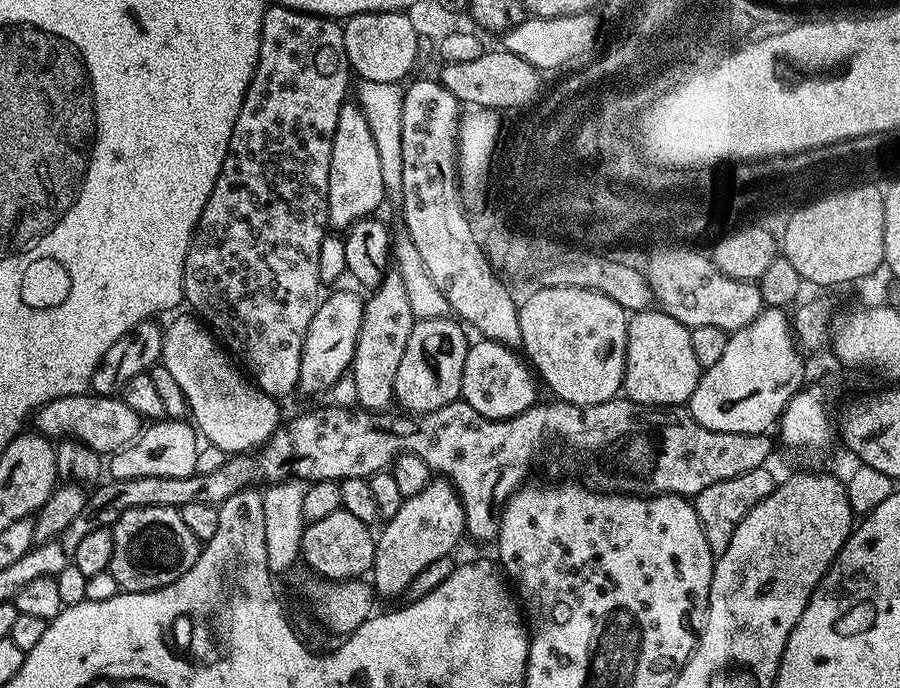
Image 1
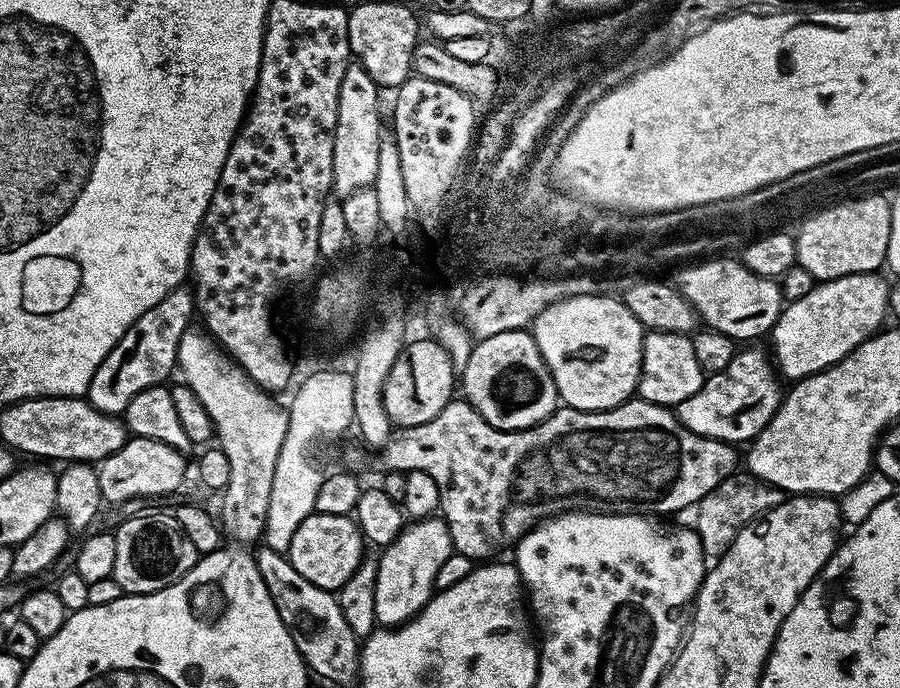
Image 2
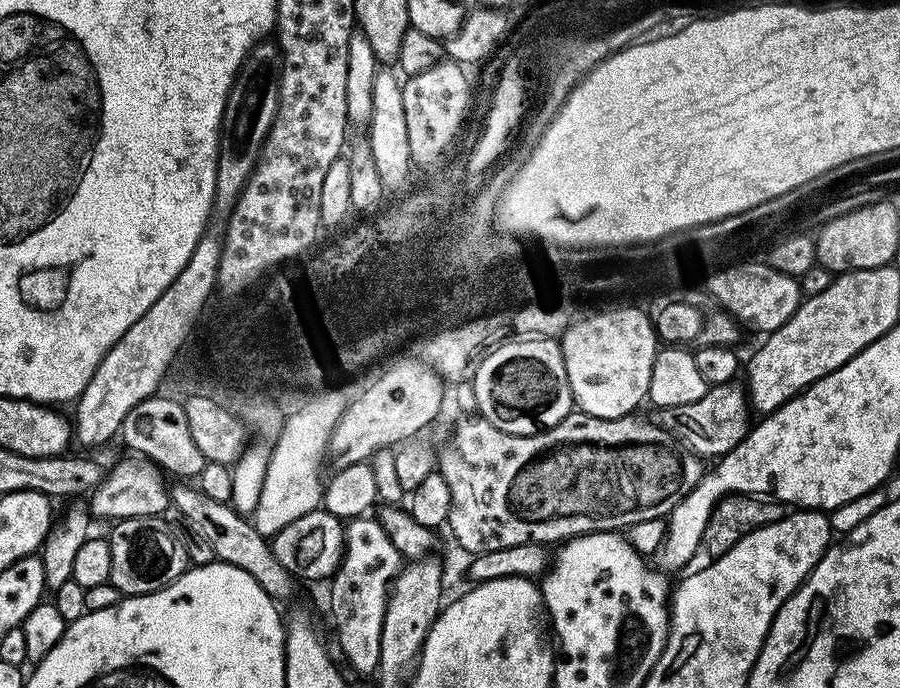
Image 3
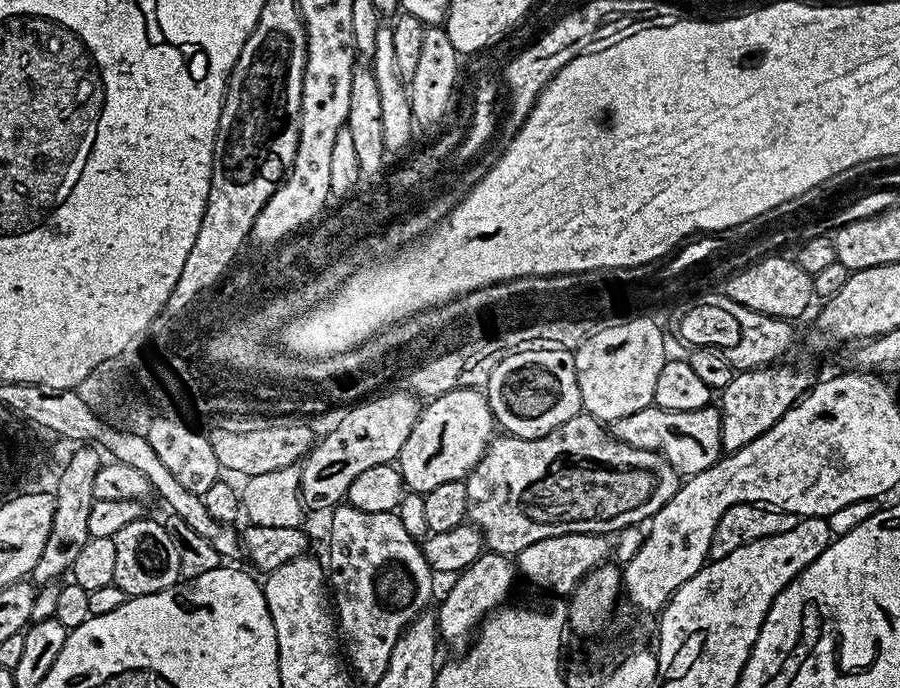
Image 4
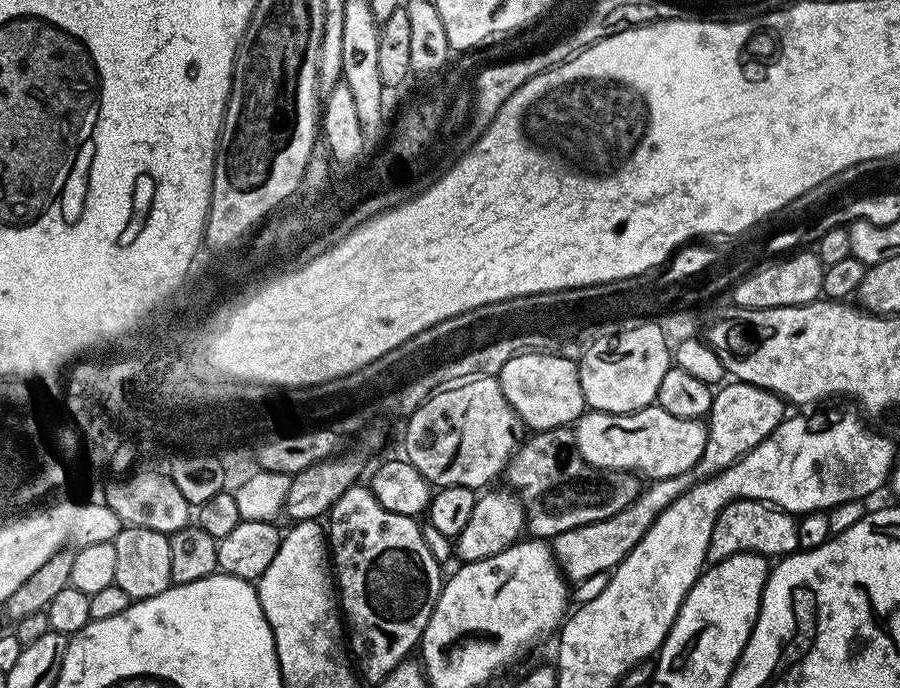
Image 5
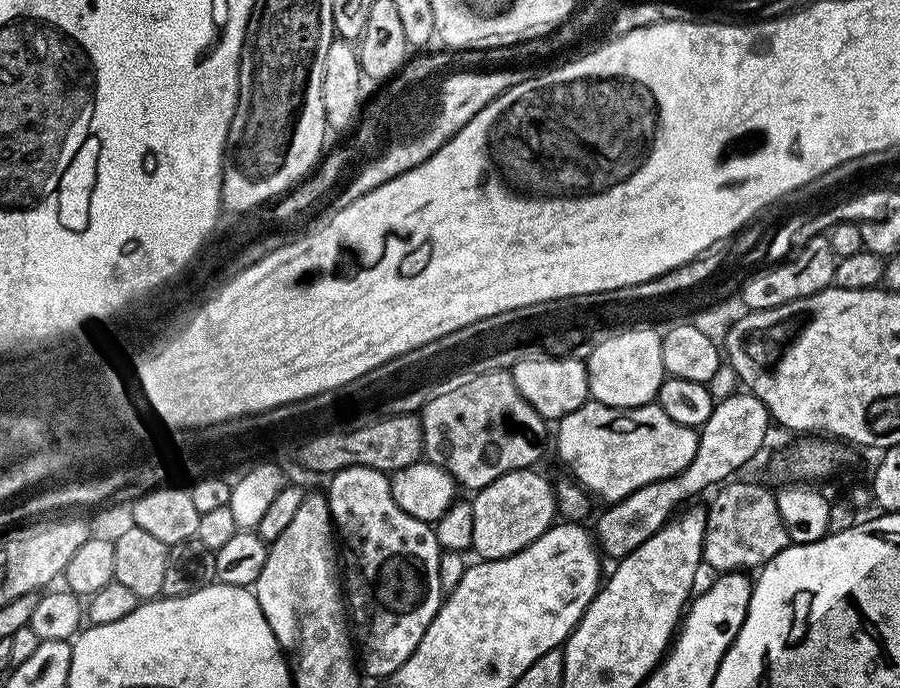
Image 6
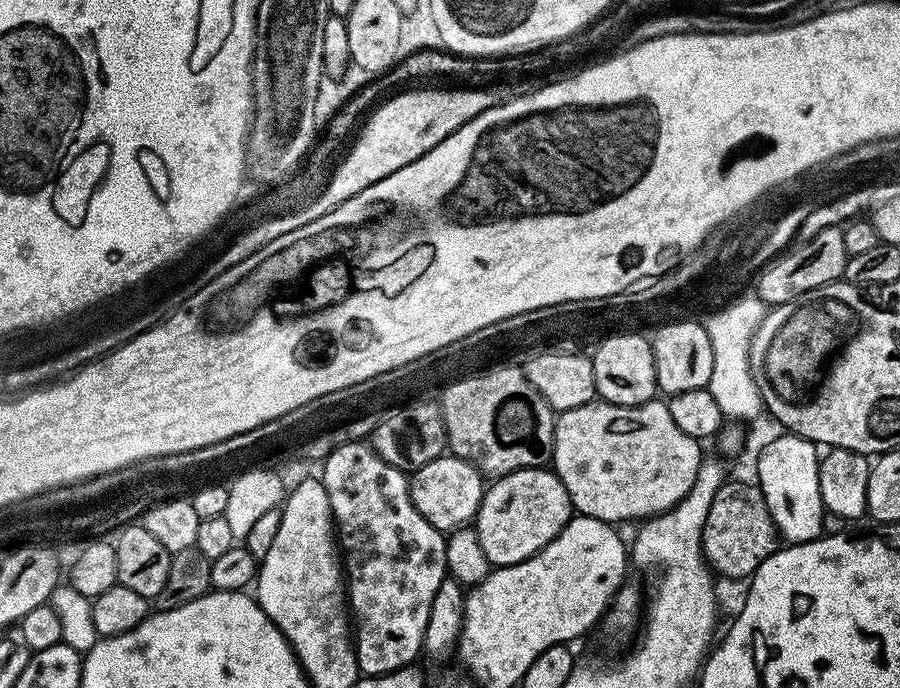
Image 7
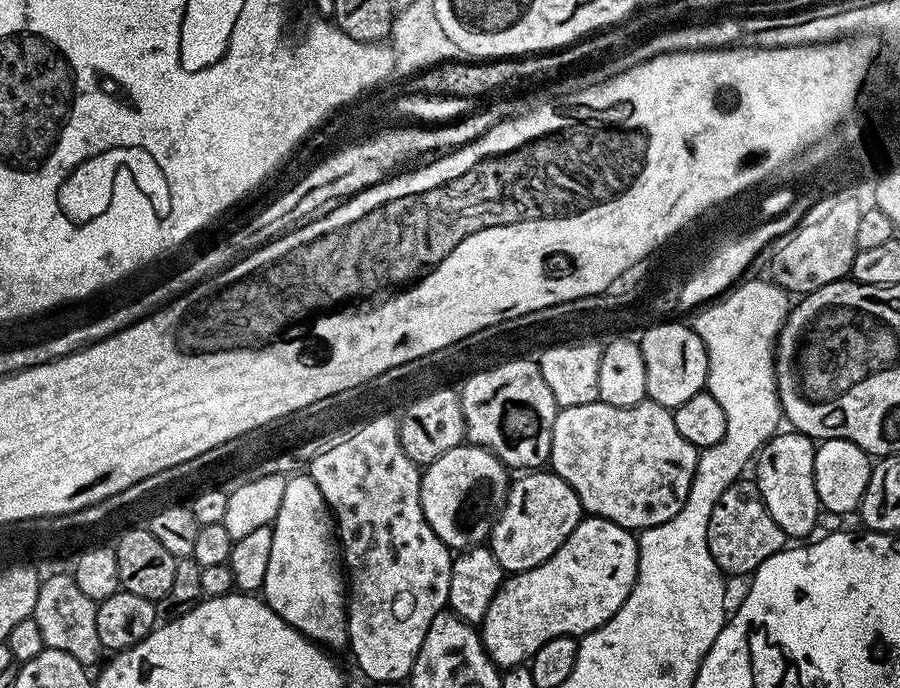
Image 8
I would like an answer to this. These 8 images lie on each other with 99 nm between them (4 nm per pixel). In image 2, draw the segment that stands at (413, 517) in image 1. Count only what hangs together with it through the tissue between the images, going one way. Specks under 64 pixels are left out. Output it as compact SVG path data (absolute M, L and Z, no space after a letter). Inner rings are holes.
M443 519L417 520L405 526L398 538L379 553L376 563L374 610L377 625L398 628L419 614L434 595L436 575L442 562L446 562L453 551L450 530Z

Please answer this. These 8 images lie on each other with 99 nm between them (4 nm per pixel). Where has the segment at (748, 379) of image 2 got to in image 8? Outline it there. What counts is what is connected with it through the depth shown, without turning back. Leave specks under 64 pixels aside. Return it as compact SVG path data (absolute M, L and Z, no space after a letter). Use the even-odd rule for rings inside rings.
M650 399L629 408L603 402L560 408L554 418L551 471L561 476L578 494L580 507L589 516L601 516L629 530L643 530L670 522L686 502L694 478L698 449L674 426L669 409Z

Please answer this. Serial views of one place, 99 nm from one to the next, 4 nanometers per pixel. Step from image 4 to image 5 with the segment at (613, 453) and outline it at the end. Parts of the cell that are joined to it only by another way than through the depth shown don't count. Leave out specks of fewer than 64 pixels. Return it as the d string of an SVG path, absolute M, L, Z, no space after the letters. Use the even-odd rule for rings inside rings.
M567 427L545 428L529 436L532 437L525 444L523 441L513 452L507 464L506 477L508 476L507 487L524 504L526 528L533 537L554 538L566 530L574 530L590 522L602 522L602 518L610 518L618 514L618 510L626 510L626 506L630 506L630 502L634 502L640 495L642 480L639 475L610 472L587 464L577 452L573 433Z

